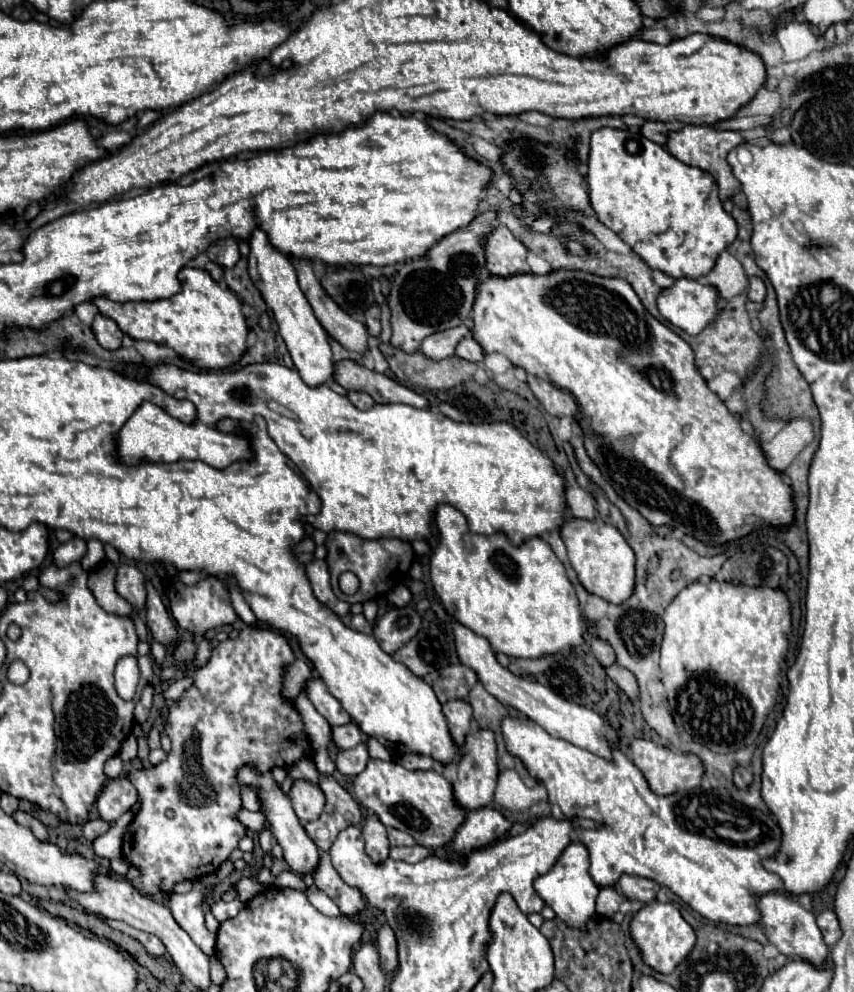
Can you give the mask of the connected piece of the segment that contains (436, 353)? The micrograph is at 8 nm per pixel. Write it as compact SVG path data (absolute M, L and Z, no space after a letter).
M459 325L453 329L441 331L441 333L433 333L423 341L421 351L425 353L425 357L435 359L435 361L451 357L451 355L455 355L457 341L465 339L469 333L471 333L471 327L467 327L467 325Z

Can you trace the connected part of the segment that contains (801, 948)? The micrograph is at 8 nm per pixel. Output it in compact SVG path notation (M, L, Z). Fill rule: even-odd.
M769 893L761 895L757 899L759 911L761 911L761 927L769 941L783 953L783 955L795 955L807 963L811 963L815 969L825 969L829 963L829 949L823 941L823 935L815 923L815 917L811 911L803 909L797 901L789 899L781 893Z

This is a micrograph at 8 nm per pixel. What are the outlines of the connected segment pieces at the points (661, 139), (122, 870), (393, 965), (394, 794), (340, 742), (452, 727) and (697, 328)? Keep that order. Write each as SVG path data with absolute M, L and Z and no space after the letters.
M645 121L643 123L643 137L647 137L649 141L655 141L659 145L665 145L667 143L667 137L669 137L669 127L665 123L659 123L659 121Z
M119 857L119 859L113 859L113 861L111 861L109 875L113 875L113 877L125 877L125 875L127 875L127 871L129 871L129 865L127 865L127 861L125 861L123 857Z
M383 925L379 929L377 951L381 955L381 967L385 971L395 971L399 965L399 961L397 961L397 939L395 939L395 933L389 925Z
M369 759L353 785L359 805L375 813L385 827L409 833L417 845L425 845L427 849L445 847L465 819L465 811L453 799L453 785L435 769L409 771L395 761Z
M355 723L335 725L335 727L331 727L331 731L333 731L333 741L339 749L351 749L357 743L361 743L361 731Z
M449 701L443 705L443 715L447 719L447 727L455 745L461 747L467 733L471 731L471 707L463 701Z
M677 279L671 287L661 291L661 295L657 297L657 309L671 325L683 329L689 335L697 335L715 319L717 301L719 301L719 295L715 291L715 287L701 285L693 279Z

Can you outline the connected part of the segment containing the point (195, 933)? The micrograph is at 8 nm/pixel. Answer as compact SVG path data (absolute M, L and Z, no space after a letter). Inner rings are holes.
M193 881L193 889L189 893L173 893L169 897L169 909L175 917L175 921L189 933L189 937L195 941L195 945L205 953L213 955L215 953L215 935L207 931L205 921L203 921L203 905L205 901L205 889Z

